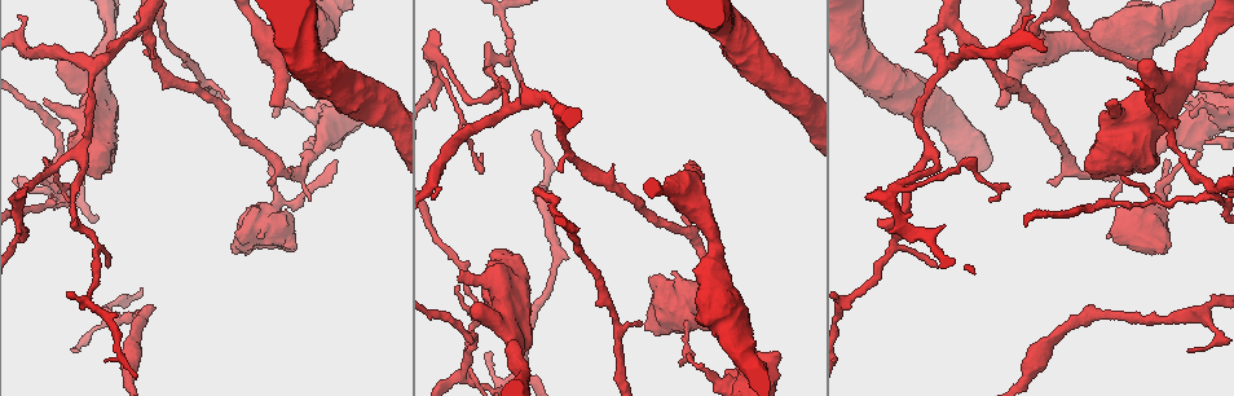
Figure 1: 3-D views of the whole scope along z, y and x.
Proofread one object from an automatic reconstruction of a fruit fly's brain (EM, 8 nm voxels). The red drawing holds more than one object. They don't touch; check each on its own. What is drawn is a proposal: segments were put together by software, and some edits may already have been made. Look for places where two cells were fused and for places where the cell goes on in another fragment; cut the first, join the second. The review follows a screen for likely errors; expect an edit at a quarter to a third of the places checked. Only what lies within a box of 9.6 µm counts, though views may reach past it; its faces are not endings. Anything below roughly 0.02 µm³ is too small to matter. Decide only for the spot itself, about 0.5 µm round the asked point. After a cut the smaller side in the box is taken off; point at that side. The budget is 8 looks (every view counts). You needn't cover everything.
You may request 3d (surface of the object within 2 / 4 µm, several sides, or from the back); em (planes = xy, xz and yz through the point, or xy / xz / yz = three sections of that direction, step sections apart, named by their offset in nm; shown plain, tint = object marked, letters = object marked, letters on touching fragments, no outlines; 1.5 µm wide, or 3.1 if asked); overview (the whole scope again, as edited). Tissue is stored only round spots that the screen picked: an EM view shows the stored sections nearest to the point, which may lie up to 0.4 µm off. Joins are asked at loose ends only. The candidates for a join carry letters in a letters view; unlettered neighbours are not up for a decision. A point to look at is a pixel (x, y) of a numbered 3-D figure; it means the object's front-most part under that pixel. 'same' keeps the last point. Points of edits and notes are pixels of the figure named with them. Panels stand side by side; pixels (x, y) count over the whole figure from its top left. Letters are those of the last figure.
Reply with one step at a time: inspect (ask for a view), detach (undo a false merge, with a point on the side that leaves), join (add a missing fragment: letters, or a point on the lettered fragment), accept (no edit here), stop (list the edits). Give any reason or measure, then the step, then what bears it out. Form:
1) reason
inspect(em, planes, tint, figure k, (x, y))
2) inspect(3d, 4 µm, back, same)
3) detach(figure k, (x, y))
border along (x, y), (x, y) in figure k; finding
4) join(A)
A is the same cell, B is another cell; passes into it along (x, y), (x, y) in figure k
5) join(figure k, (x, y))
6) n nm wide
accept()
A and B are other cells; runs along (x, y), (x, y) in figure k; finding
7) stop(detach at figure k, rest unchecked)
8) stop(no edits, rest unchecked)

thick end
inspect(em, xy, step 4, tint, figure 1, (1001, 103))

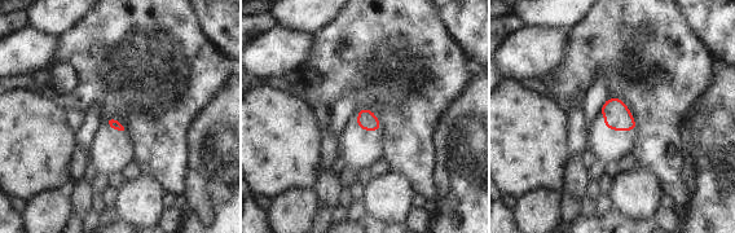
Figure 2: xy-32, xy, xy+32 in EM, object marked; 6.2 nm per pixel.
another direction
inspect(em, planes, letters, same)

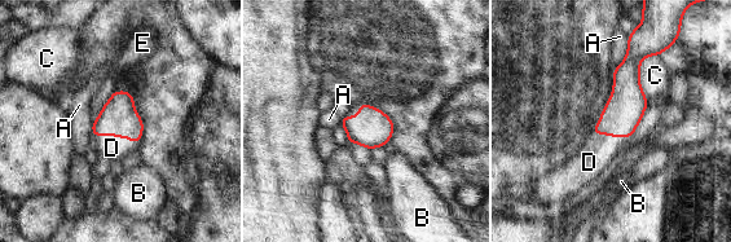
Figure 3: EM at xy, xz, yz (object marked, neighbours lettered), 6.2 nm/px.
join(D)
D is the same cell, A, B, C and E are other cells; passes into it along (119, 118), (115, 136), (111, 148) in figure 3; the cell continues

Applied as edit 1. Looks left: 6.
inspect(overview)

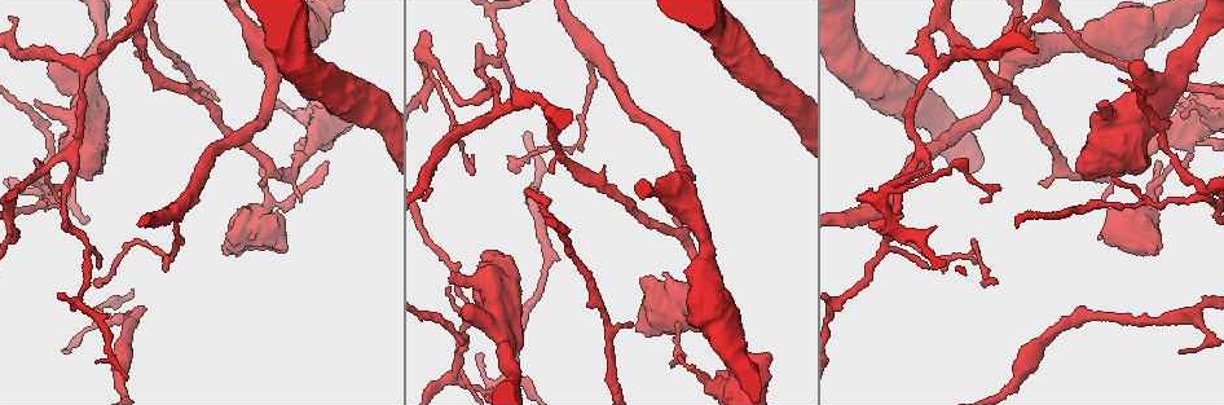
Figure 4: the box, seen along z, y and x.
branch stops here
inspect(em, xy, step 4, letters, figure 4, (525, 190))

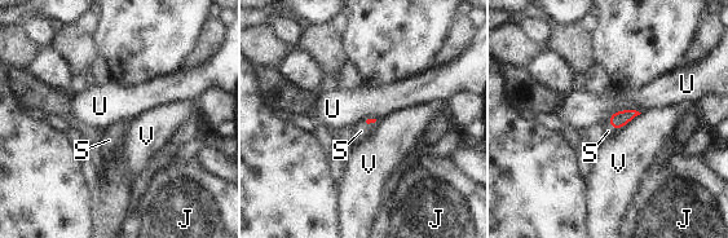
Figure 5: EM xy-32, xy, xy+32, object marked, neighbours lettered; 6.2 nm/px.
join(S)
S is the same cell, J, U and V are other cells; passes into it along (618, 119), (612, 127), (608, 131) in figure 5; the cell continues

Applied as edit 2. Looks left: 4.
inspect(overview)

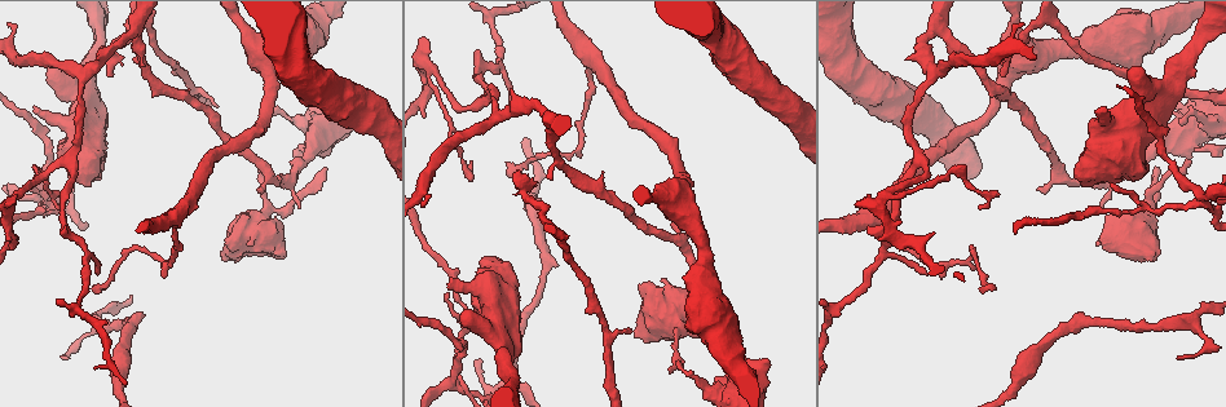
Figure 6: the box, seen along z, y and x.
branch stops here
inspect(3d, 4 µm, figure 6, (673, 371))

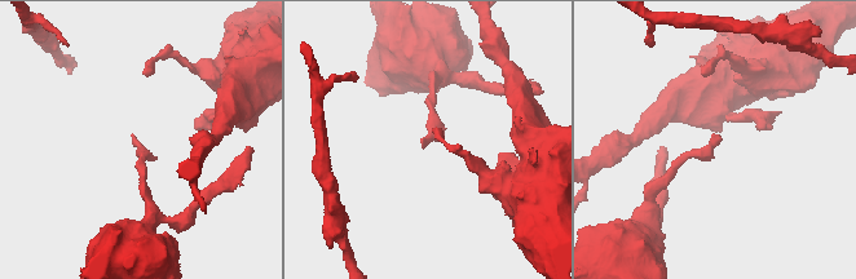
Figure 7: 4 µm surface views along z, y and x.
inspect(em, xy, step 4, letters, figure 7, (132, 135))

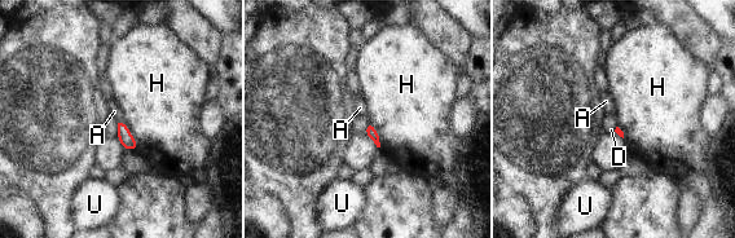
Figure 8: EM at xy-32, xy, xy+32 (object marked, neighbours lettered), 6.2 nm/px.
inspect(em, planes, letters, same)

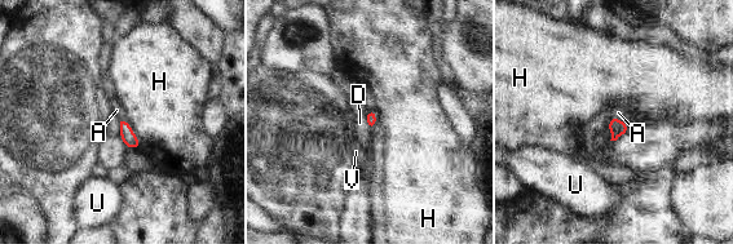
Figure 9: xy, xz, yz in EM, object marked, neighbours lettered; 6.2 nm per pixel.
join(A)
A is the same cell, D, H, U and V are other cells; passes into it along (617, 127), (616, 118), (618, 112) in figure 9; it goes on there

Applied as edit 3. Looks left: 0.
stop(join at figure 3, join at figure 5, join at figure 9, rest unchecked)

